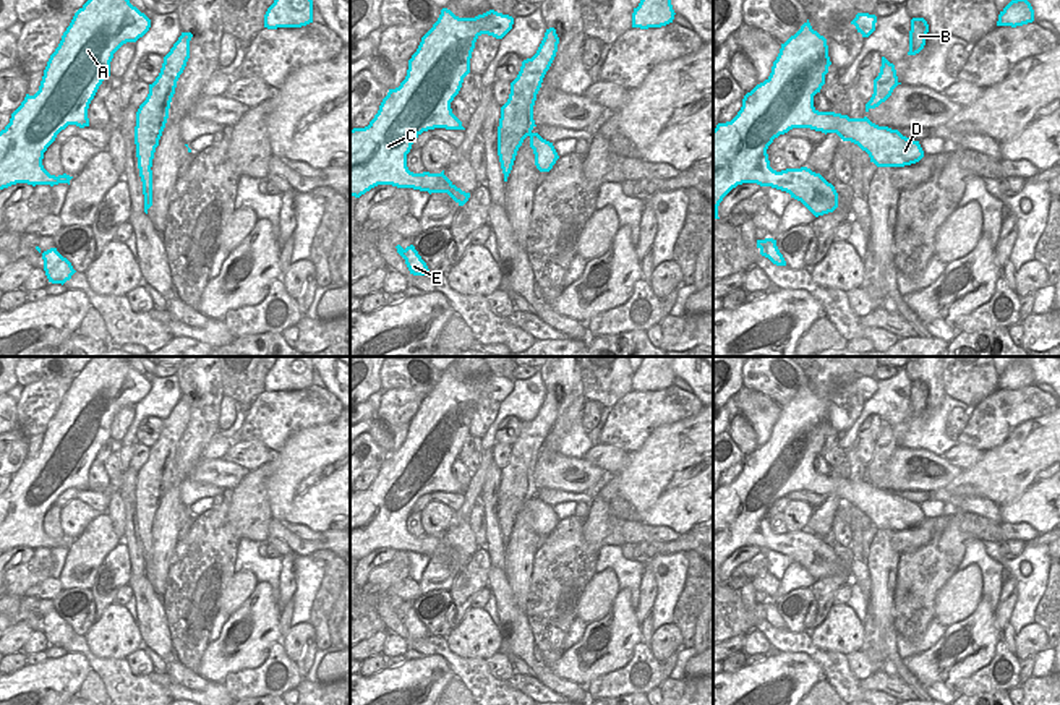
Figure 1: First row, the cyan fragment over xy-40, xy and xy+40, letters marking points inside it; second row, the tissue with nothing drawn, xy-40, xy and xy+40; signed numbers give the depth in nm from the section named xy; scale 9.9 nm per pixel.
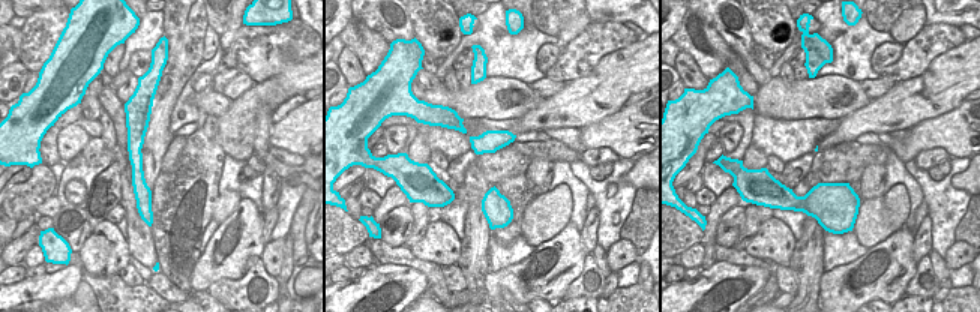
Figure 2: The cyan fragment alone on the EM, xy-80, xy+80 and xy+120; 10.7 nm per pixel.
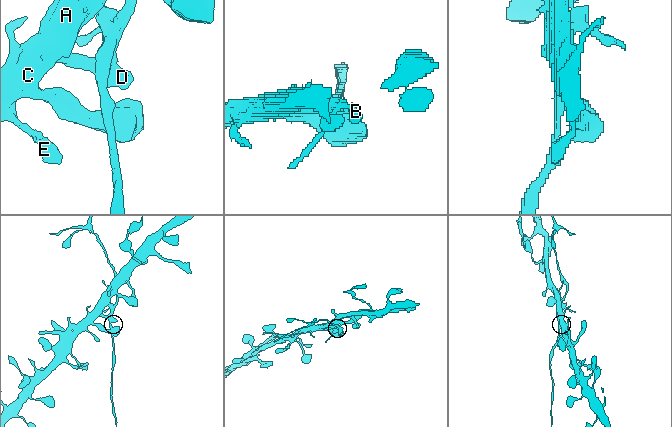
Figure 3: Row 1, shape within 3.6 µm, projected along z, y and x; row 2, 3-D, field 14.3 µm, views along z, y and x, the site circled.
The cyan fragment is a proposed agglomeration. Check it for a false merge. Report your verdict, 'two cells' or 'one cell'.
two cells

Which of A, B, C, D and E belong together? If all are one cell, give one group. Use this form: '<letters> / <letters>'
A C D E / B

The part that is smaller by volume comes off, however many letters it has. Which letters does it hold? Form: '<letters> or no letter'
B.

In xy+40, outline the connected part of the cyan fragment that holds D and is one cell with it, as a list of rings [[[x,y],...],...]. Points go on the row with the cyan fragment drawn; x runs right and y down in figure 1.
[[[809,19],[781,44],[770,76],[742,99],[737,115],[713,130],[713,219],[723,198],[737,185],[771,186],[801,201],[815,217],[838,207],[838,193],[820,173],[807,167],[776,172],[767,149],[780,135],[793,128],[836,133],[859,147],[877,143],[898,149],[893,167],[919,162],[924,151],[919,141],[898,130],[874,126],[867,117],[849,118],[835,112],[819,112],[814,96],[825,84],[831,65],[827,39],[812,29]]]

